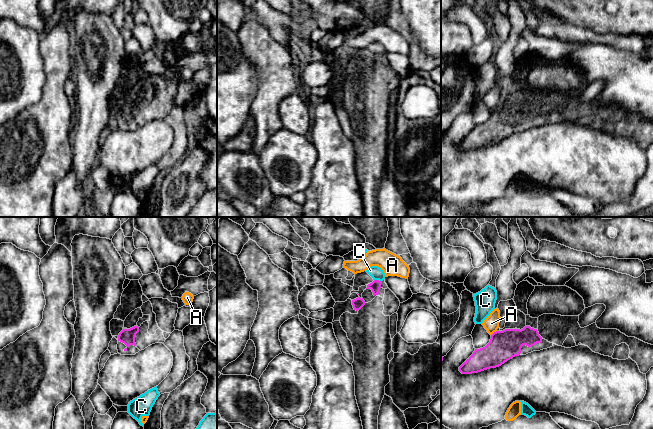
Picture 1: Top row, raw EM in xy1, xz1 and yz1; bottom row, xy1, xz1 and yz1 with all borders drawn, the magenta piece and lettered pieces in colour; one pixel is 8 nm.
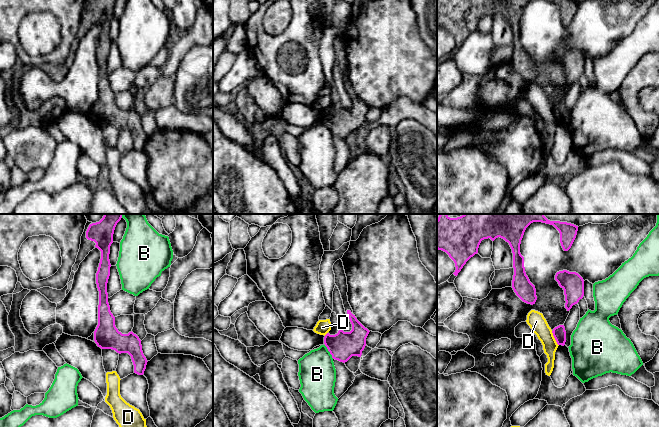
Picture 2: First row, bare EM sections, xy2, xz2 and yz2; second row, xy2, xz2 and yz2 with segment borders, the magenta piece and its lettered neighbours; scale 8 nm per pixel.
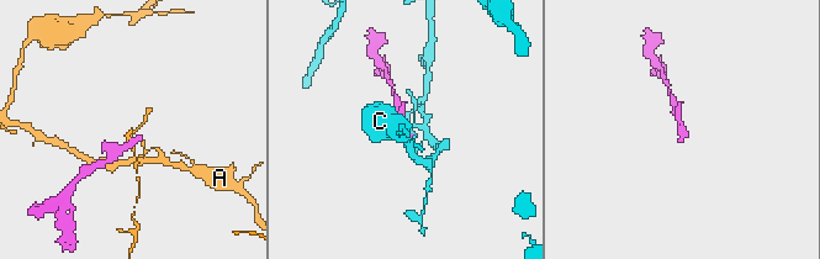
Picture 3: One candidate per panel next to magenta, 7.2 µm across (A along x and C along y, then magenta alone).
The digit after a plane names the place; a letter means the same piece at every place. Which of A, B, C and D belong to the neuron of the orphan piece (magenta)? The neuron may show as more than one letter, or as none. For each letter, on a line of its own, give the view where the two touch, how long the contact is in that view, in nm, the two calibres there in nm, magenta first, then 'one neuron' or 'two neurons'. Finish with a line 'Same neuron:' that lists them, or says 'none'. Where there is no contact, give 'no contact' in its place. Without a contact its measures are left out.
A: meets magenta in yz1; contact 60 nm long; 240 nm thick on the magenta side, 120 nm on the other; two neurons
B: meets magenta in xz2; contact 130 nm long; 220 nm thick on the magenta side, 300 nm on the other; two neurons
C: meets magenta in xz1; contact 70 nm long; 90 nm thick on the magenta side, 100 nm on the other; two neurons
D: meets magenta in yz2; contact 130 nm long; 110 nm thick on the magenta side, 140 nm on the other; two neurons
Same neuron: none

